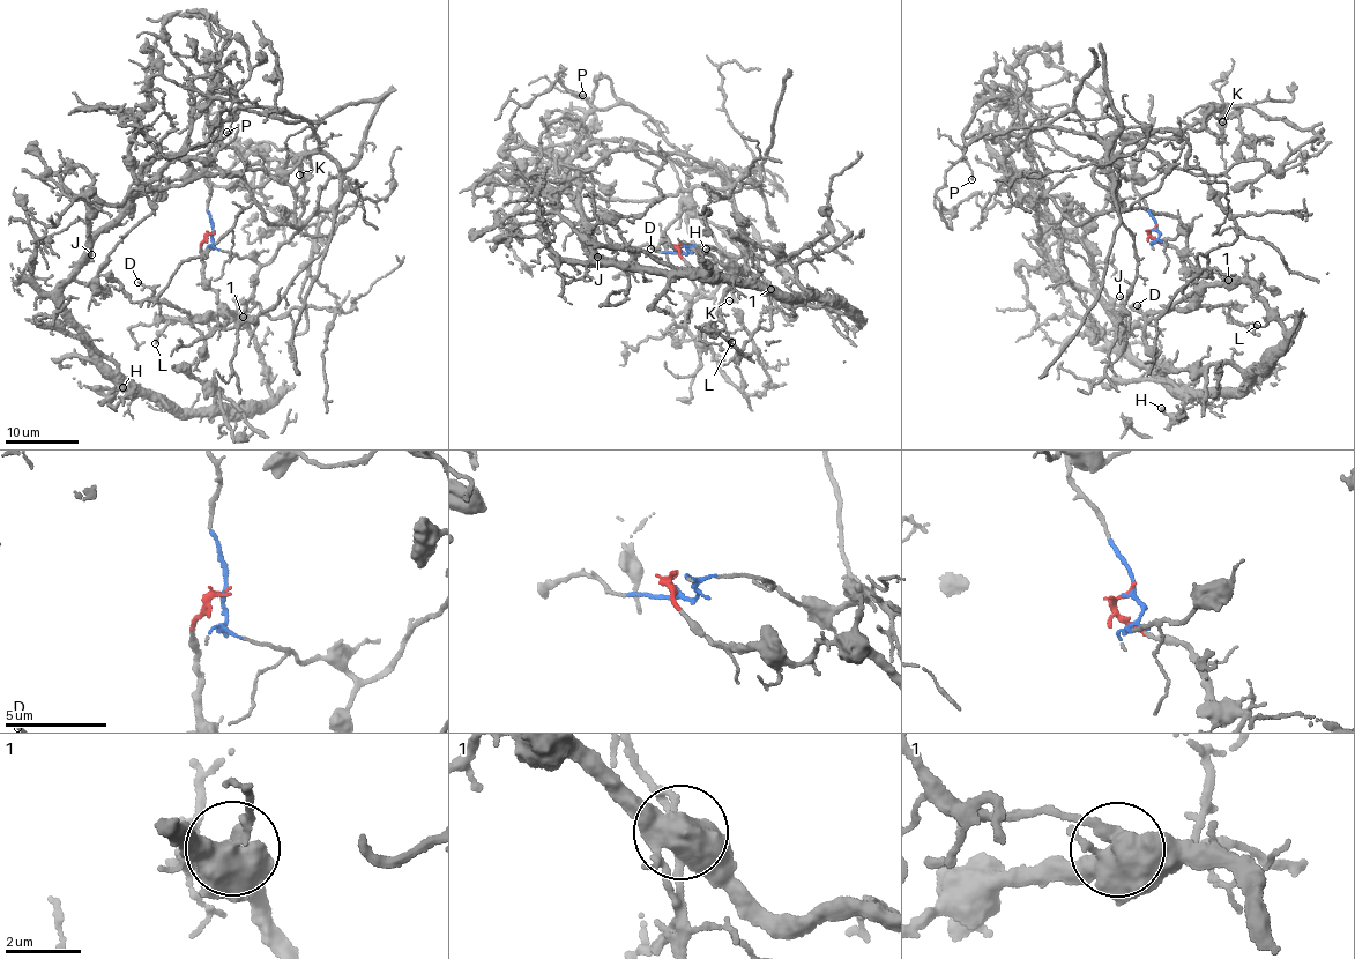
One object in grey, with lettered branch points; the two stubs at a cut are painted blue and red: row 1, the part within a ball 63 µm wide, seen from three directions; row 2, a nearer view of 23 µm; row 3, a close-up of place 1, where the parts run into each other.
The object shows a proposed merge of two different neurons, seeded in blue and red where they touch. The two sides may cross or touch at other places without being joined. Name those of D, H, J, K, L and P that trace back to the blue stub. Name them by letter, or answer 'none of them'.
K, P

